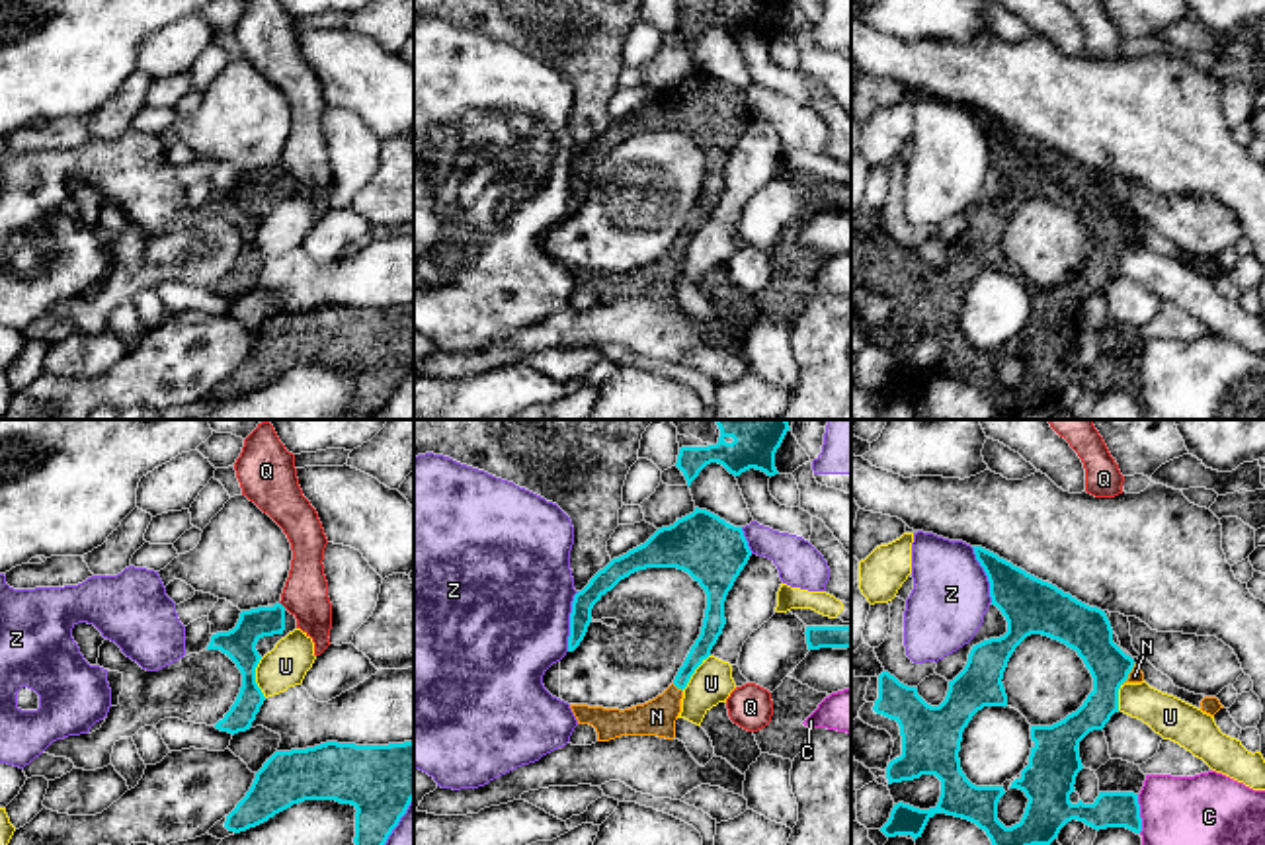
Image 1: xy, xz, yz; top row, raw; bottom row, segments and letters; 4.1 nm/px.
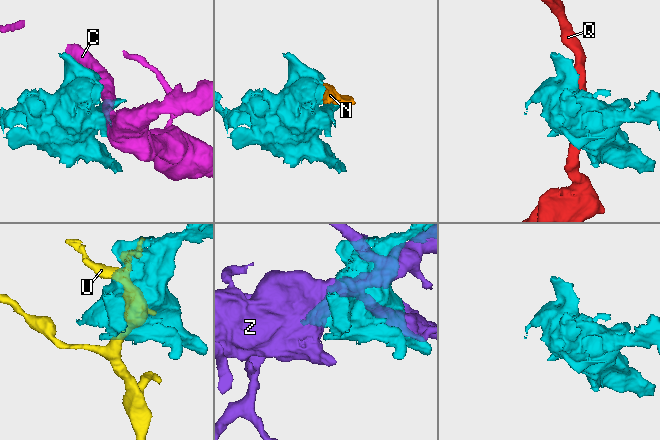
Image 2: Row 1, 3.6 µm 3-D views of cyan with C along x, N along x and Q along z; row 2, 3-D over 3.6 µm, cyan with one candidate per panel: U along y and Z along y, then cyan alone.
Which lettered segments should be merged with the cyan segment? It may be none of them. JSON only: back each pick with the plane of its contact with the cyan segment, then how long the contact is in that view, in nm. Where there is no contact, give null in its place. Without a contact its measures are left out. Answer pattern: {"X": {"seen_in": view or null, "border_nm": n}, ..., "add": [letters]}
{"N": {"seen_in": "yz", "border_nm": 110}, "add": ["N"]}

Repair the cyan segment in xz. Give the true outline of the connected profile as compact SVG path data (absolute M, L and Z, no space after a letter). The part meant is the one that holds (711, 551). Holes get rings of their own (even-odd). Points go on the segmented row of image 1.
M695 507L693 513L670 527L658 529L644 544L613 558L590 583L574 595L570 613L568 652L584 640L592 623L593 605L621 580L646 568L677 568L687 572L707 593L701 634L691 646L673 683L656 699L625 710L570 704L578 724L590 724L597 742L621 736L675 738L675 720L681 712L683 689L695 669L711 656L724 619L724 601L736 578L752 556L742 527Z

